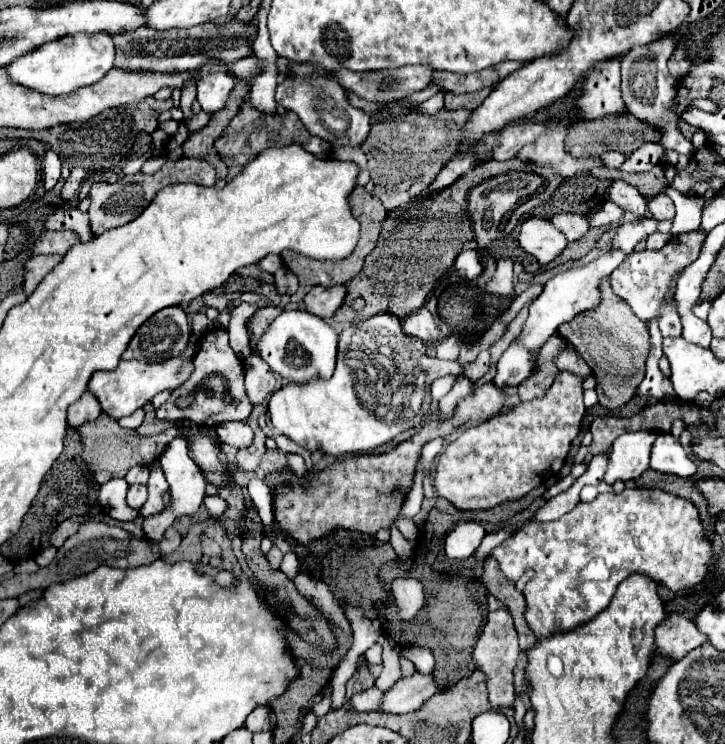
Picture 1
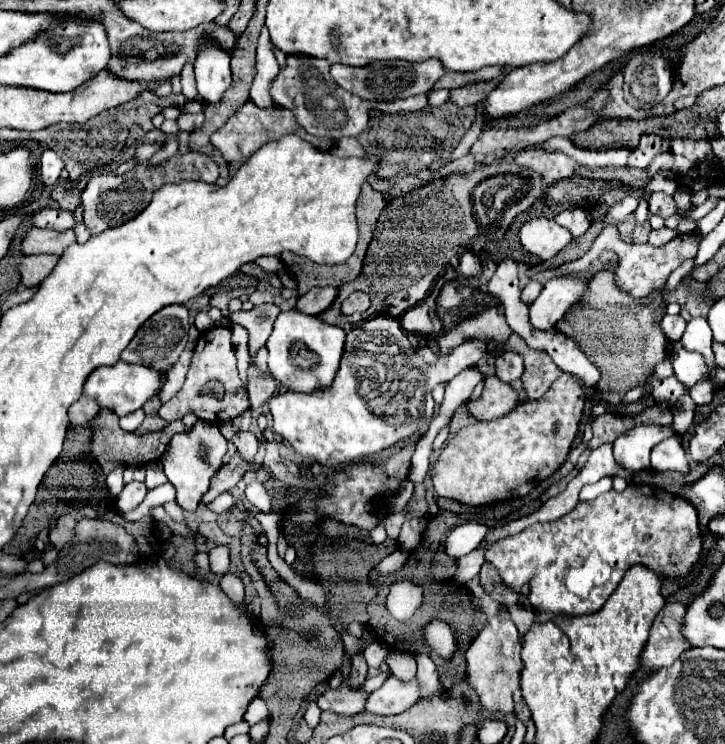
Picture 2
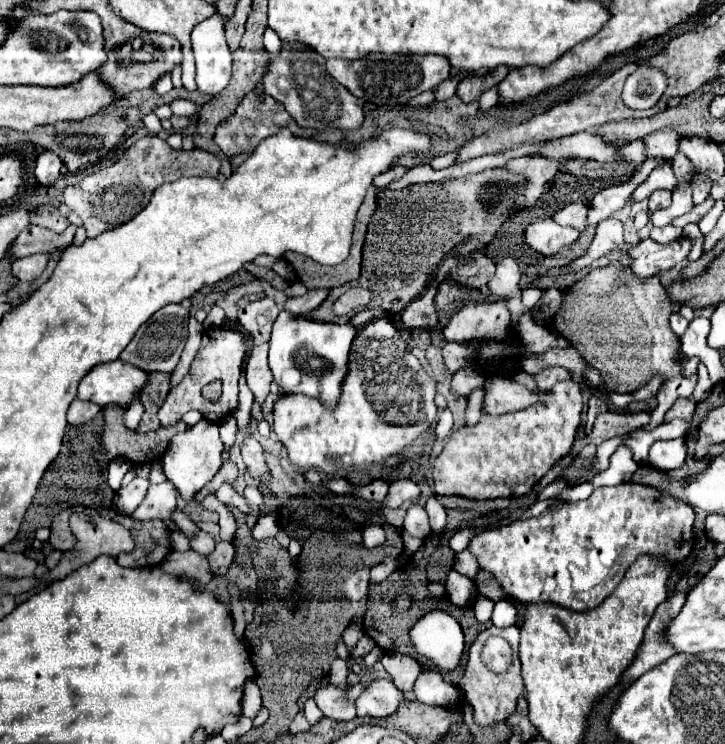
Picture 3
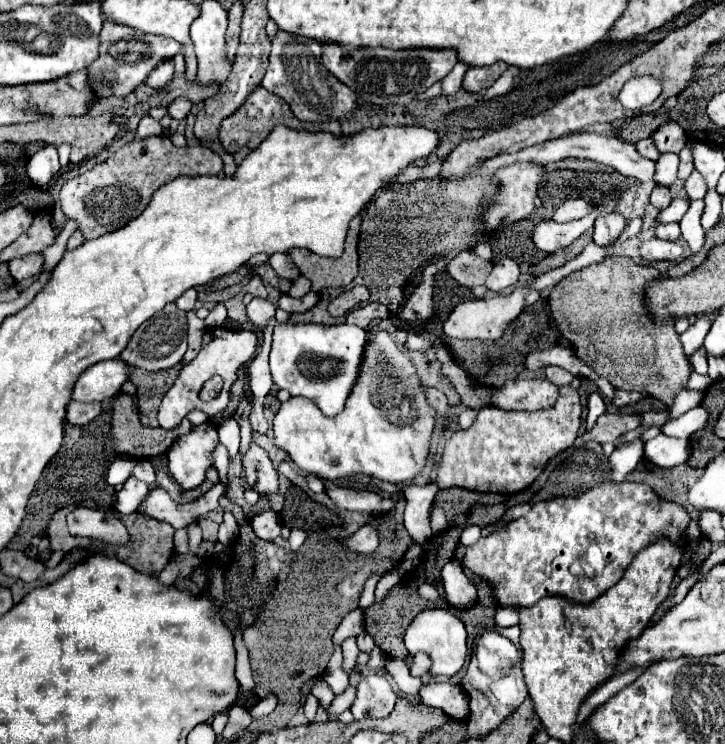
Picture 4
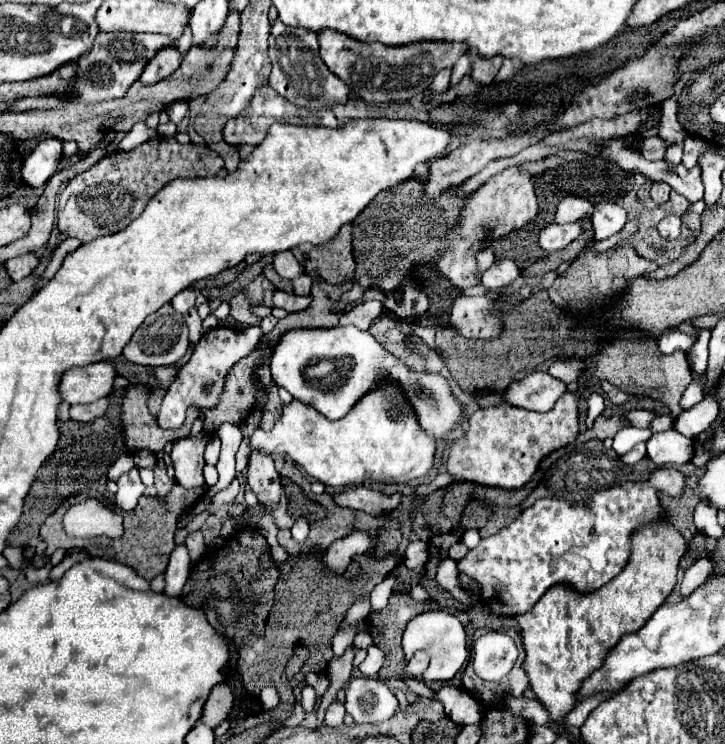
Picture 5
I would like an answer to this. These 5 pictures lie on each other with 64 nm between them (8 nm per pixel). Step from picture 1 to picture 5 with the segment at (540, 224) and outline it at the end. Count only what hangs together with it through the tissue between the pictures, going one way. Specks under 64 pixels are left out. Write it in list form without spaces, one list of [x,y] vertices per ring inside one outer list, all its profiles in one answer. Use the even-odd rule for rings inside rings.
[[[570,222],[570,224],[548,224],[538,240],[540,246],[546,252],[554,252],[554,250],[562,250],[566,248],[576,236],[580,236],[580,222]]]

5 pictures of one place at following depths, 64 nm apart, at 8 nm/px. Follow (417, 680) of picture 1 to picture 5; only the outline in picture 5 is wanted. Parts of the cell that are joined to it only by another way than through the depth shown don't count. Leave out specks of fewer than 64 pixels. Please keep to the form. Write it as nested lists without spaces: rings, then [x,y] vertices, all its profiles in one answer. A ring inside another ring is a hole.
[[[354,678],[346,686],[346,712],[356,724],[382,724],[396,714],[398,700],[378,678]]]

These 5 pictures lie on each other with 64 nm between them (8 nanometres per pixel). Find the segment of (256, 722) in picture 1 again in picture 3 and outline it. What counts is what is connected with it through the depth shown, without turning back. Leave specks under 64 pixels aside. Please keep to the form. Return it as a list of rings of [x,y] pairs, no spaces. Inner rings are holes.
[[[246,678],[244,682],[244,700],[242,700],[242,714],[248,718],[254,718],[262,706],[258,684],[254,678]]]

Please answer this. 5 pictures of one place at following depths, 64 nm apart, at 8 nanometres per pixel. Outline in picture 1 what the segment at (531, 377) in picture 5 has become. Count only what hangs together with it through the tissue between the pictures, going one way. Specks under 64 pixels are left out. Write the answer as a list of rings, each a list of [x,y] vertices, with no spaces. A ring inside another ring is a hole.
[[[486,382],[482,388],[478,388],[468,398],[458,402],[454,418],[450,418],[446,422],[438,422],[438,414],[434,414],[432,420],[418,434],[400,442],[394,450],[390,450],[386,454],[378,454],[378,456],[376,454],[360,454],[360,456],[354,456],[354,458],[348,456],[344,460],[338,460],[338,462],[330,464],[326,470],[320,470],[318,476],[312,482],[306,484],[306,488],[296,486],[296,484],[294,486],[282,486],[280,492],[274,498],[274,516],[280,524],[280,528],[286,534],[290,534],[292,538],[296,538],[300,544],[308,544],[314,538],[328,536],[338,528],[356,530],[356,532],[364,532],[364,534],[376,534],[380,528],[388,528],[388,524],[394,522],[394,518],[398,516],[400,506],[402,506],[402,502],[404,502],[404,498],[410,490],[410,484],[412,484],[412,478],[414,478],[414,464],[416,464],[416,458],[418,458],[422,446],[436,436],[444,436],[444,438],[450,436],[452,430],[462,426],[464,422],[486,422],[486,420],[490,420],[492,416],[502,412],[506,398],[508,396],[502,388],[496,388],[496,384]]]

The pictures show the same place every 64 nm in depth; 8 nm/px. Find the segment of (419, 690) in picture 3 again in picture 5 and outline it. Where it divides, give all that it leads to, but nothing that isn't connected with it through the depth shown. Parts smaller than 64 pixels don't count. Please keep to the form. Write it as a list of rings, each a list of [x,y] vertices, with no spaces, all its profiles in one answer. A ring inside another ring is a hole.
[[[444,686],[436,692],[436,700],[444,704],[444,712],[456,724],[478,724],[484,720],[484,706],[472,694],[456,686]]]

